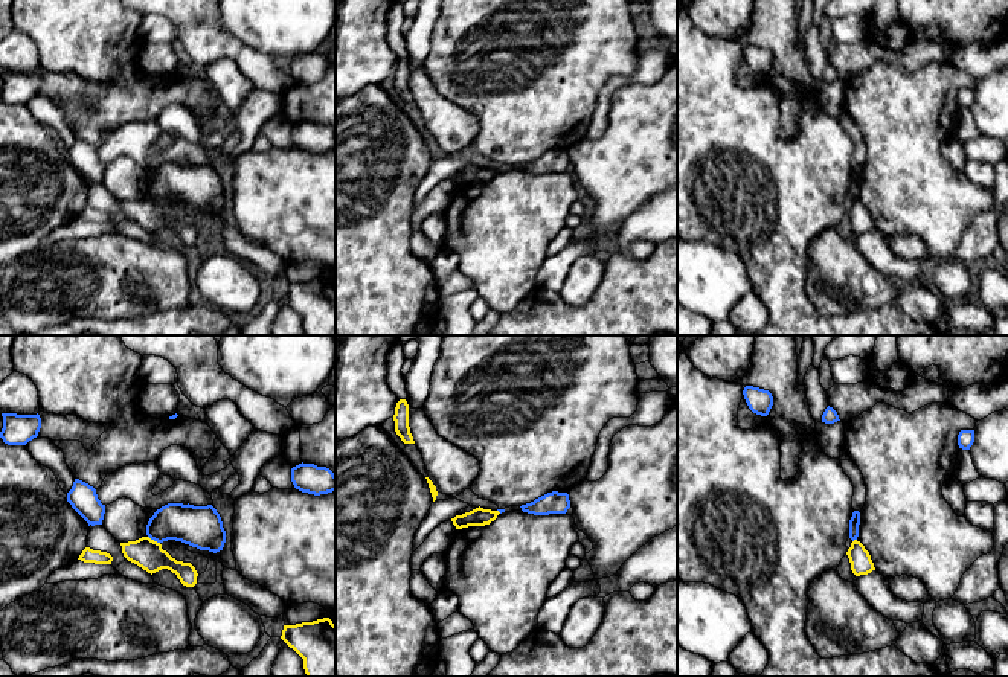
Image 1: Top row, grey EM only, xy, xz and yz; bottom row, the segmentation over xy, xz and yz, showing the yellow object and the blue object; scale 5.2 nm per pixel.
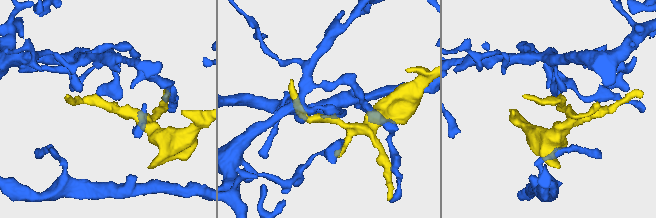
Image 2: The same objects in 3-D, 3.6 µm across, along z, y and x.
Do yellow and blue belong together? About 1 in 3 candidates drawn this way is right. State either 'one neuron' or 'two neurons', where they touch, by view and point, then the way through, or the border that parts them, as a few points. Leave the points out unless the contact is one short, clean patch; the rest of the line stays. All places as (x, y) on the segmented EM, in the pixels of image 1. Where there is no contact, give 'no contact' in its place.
two neurons; meets yellow in xy at (153, 540); border along xy (148, 535), (159, 543)

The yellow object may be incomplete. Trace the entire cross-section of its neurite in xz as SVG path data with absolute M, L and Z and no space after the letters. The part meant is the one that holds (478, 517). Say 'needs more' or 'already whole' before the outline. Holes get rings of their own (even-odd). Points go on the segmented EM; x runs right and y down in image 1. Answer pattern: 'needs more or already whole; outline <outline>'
already whole; outline M479 506L462 515L456 515L454 518L451 518L451 521L456 526L456 529L468 526L485 526L494 521L499 514L500 514L499 511L483 509Z

